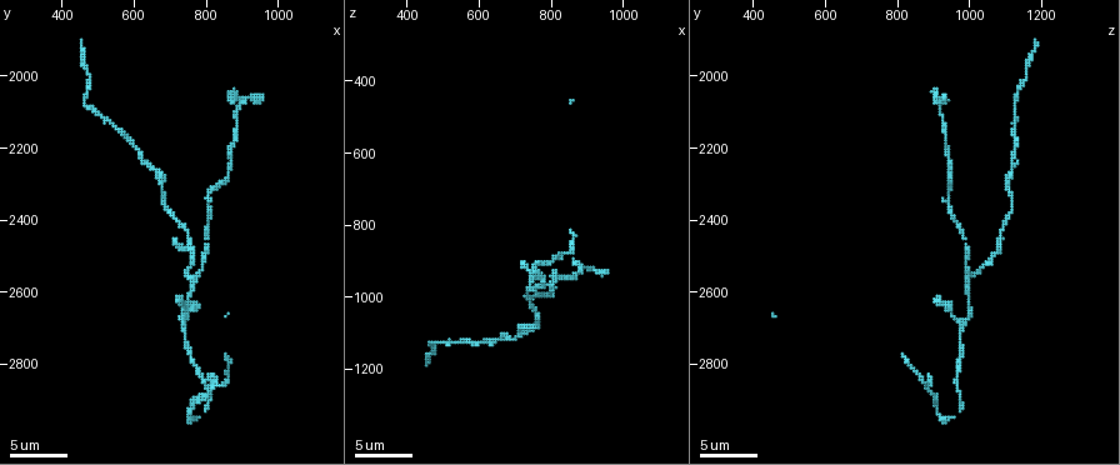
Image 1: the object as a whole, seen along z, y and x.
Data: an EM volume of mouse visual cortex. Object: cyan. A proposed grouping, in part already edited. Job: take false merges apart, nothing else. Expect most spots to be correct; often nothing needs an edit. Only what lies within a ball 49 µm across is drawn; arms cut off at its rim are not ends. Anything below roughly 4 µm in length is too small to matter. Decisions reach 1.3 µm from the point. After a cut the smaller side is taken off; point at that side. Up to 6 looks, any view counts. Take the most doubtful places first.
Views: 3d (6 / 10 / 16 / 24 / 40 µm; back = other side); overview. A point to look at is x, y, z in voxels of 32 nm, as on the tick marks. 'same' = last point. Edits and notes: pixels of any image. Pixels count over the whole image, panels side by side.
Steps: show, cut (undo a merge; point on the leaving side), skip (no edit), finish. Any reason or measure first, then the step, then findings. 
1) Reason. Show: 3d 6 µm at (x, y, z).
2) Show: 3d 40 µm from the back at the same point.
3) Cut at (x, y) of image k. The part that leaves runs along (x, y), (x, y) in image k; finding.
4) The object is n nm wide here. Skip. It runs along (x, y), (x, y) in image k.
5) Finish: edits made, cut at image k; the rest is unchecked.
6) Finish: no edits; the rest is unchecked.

Arms part here. Show: 3d 10 µm at (760, 2570, 990).

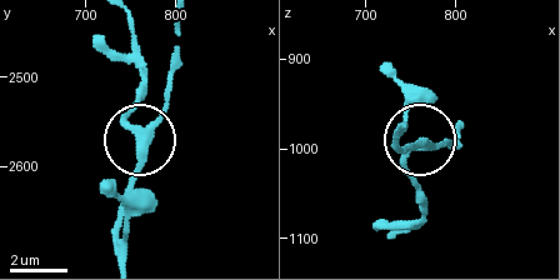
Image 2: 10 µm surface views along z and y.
Skip. It runs along (399, 141), (451, 140) in image 2; continuous, no second neuron.

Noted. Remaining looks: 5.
Show: 3d 6 µm at (900, 2080, 920).

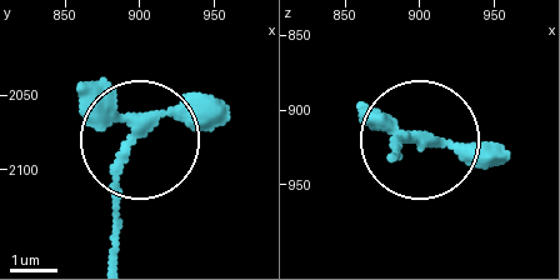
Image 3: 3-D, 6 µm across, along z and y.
3 arms meet here. Skip. It runs along (106, 253), (119, 169), (139, 138) in image 3; one neuron here.

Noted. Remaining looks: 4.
A narrow waist. Show: 3d 10 µm at (810, 2330, 940).

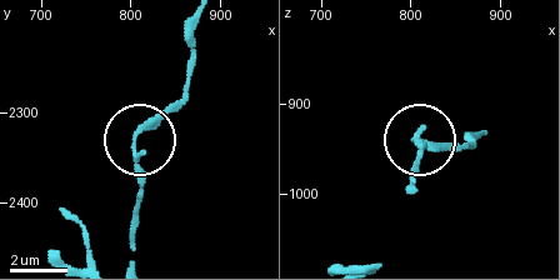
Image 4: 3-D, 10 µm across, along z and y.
Skip. One neuron here.

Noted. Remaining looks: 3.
Finish: no edits; the rest is unchecked.

